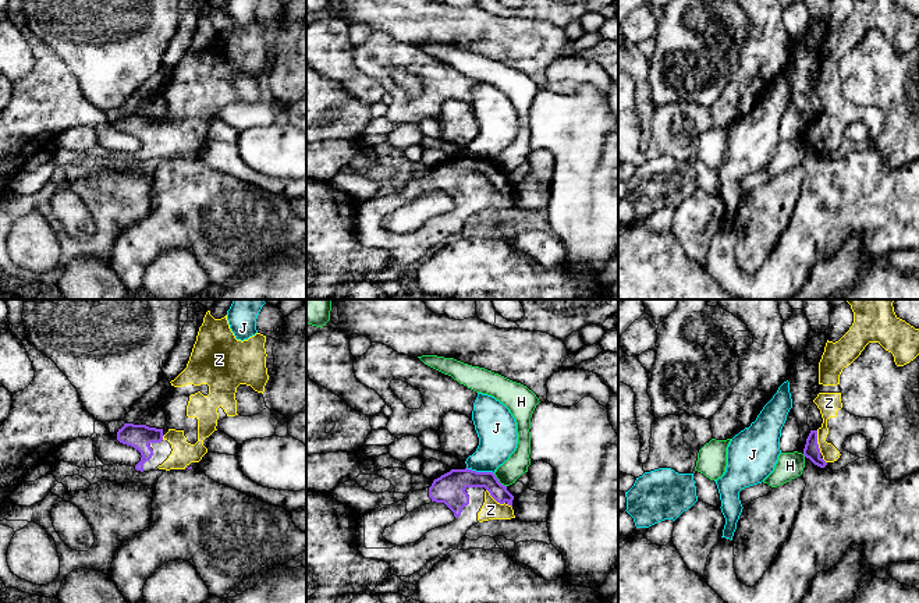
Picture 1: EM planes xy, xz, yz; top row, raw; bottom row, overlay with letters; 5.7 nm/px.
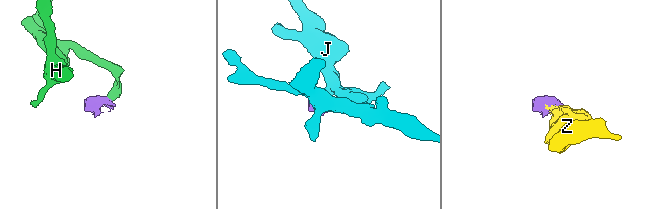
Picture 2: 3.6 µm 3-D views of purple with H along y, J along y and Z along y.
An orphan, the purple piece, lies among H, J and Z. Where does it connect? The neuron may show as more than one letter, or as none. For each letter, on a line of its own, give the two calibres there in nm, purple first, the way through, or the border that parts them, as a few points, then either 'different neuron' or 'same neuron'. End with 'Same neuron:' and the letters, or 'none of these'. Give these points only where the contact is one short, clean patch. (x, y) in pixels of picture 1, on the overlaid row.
H: calibres 140 and 120 nm; border xz (493, 474), (506, 486); different neuron
J: calibres 180 and 220 nm; border xz (467, 467), (493, 474); different neuron
Z: calibres 90 and 130 nm; way yz (812, 451), (816, 442), (825, 429), (829, 403); same neuron
Same neuron: Z

